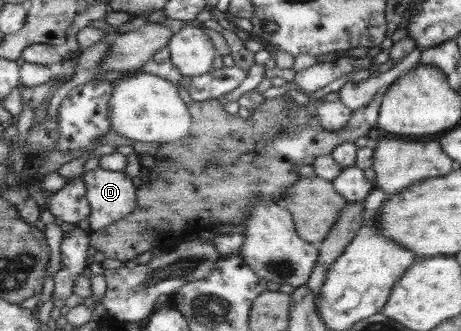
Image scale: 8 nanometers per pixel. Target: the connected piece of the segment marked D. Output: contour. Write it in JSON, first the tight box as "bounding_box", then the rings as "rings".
{"bounding_box":[82,169,137,232],"rings":[[[94,169],[82,175],[92,211],[91,232],[106,229],[130,215],[137,206],[137,188],[123,170]]]}

